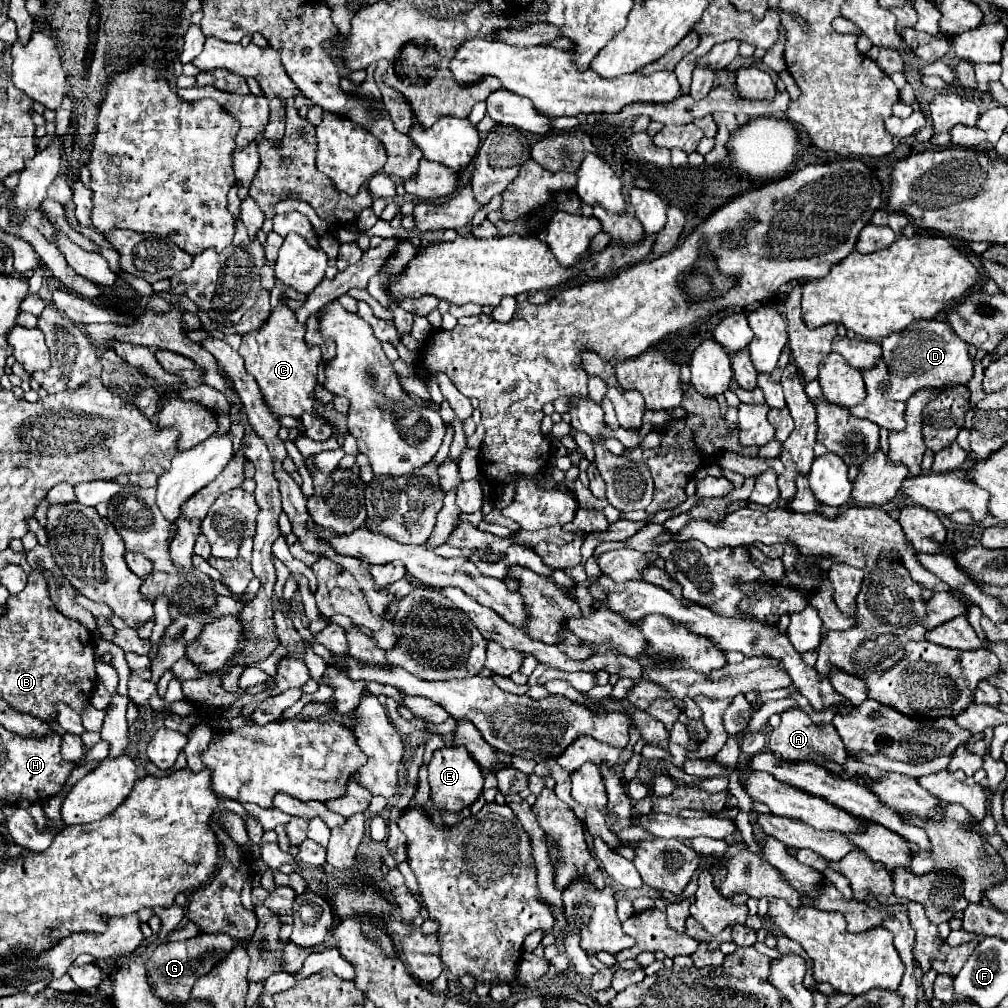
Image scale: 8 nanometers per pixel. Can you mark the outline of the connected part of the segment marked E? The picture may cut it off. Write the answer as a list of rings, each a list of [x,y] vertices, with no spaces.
[[[445,746],[437,750],[427,766],[427,780],[431,788],[431,800],[437,810],[445,812],[461,812],[471,806],[483,790],[483,772],[481,766],[471,758],[471,754],[463,746]]]

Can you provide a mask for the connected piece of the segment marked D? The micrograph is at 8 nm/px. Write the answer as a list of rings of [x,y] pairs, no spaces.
[[[917,320],[903,332],[889,334],[881,342],[883,360],[889,370],[889,384],[885,396],[891,400],[907,402],[919,390],[959,386],[967,384],[973,376],[973,360],[967,354],[967,344],[951,332],[951,326],[943,320]]]

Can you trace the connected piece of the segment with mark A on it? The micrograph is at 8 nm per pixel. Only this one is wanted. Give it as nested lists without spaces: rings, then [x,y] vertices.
[[[797,708],[781,714],[779,728],[773,730],[769,736],[769,752],[779,756],[781,760],[789,760],[789,762],[811,762],[817,758],[825,758],[825,760],[831,760],[835,764],[845,764],[845,758],[847,758],[843,740],[835,732],[835,728],[831,724],[815,726],[809,720],[809,716]]]

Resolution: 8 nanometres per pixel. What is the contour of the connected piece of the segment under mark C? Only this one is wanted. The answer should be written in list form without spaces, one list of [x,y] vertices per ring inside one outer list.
[[[283,304],[275,306],[269,320],[261,328],[243,334],[239,354],[245,360],[245,370],[259,384],[263,400],[275,418],[301,418],[303,412],[313,412],[313,390],[317,380],[317,366],[321,362],[321,350],[309,348],[303,338],[305,326],[299,324],[293,310]]]

